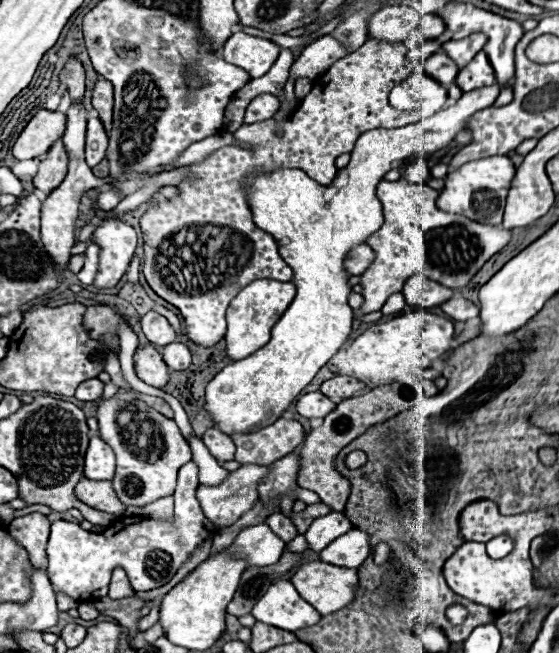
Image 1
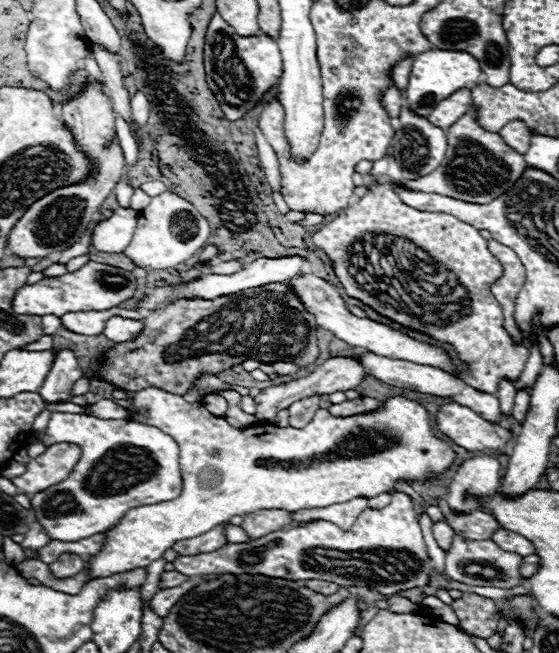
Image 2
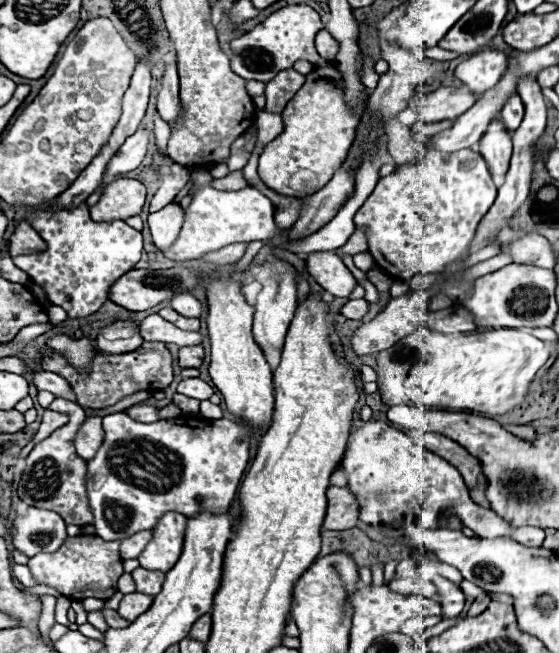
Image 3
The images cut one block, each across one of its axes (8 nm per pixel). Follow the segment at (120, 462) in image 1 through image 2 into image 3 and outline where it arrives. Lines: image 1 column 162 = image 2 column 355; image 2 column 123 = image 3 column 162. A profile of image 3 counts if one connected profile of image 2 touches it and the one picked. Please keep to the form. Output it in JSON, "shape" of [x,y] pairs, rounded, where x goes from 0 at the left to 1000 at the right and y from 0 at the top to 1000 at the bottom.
{"shape":[[[301,784],[297,790],[290,790],[283,809],[272,812],[275,821],[268,833],[247,851],[254,870],[301,876],[318,861],[329,833],[333,796],[336,796],[333,790],[315,784]]]}

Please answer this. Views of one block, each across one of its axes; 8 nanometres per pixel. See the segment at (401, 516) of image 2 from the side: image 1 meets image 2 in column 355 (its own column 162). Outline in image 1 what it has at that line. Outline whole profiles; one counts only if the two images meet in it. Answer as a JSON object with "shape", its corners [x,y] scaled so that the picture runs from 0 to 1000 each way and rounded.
{"shape":[[[340,704],[340,711],[329,711],[318,720],[318,744],[311,753],[311,775],[315,775],[315,796],[308,802],[293,802],[293,799],[279,799],[279,796],[265,796],[265,793],[250,793],[250,790],[236,790],[236,793],[208,793],[204,802],[197,802],[182,818],[168,818],[157,812],[147,812],[136,799],[122,799],[122,796],[100,796],[93,802],[93,818],[88,821],[82,844],[88,855],[84,868],[86,882],[97,904],[107,910],[118,910],[132,919],[179,919],[193,910],[193,897],[197,897],[197,885],[204,870],[222,870],[233,888],[233,897],[243,907],[265,907],[275,900],[286,900],[293,894],[301,894],[308,888],[308,882],[315,879],[315,873],[347,848],[347,842],[369,827],[379,824],[379,815],[369,806],[369,790],[351,766],[351,747],[354,747],[354,714],[351,708]]]}

